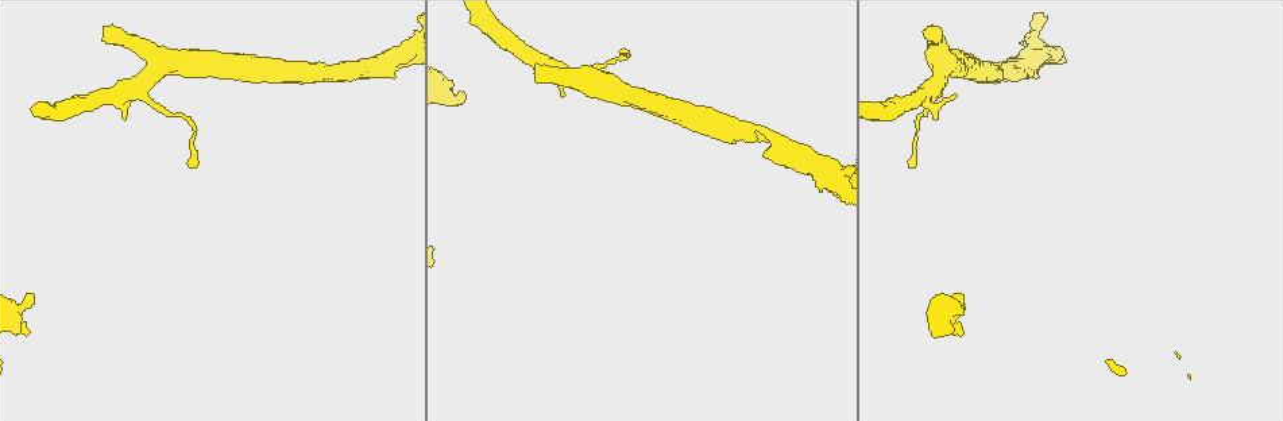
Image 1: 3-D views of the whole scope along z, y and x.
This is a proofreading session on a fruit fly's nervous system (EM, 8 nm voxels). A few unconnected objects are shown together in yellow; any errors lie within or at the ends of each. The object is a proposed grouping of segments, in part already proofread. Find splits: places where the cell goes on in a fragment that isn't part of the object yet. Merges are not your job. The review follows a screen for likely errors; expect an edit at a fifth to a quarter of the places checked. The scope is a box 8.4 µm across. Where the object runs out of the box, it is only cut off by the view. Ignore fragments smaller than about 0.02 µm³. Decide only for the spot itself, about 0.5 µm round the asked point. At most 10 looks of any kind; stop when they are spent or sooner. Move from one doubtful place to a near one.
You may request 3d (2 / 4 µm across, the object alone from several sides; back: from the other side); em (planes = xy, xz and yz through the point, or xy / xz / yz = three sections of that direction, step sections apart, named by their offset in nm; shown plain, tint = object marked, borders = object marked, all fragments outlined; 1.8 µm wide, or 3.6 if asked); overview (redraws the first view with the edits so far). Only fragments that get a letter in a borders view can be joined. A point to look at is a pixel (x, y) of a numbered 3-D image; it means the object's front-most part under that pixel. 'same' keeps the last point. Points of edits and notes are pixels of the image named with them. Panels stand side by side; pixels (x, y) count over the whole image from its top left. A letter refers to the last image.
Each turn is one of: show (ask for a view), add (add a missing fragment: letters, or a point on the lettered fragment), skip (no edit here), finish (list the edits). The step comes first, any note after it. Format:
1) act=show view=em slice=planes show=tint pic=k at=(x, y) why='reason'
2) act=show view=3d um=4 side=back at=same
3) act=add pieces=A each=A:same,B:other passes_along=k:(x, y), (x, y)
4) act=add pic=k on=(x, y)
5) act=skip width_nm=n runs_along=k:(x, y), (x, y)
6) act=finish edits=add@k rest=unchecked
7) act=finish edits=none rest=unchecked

act=show view=em slice=planes show=borders pic=1 at=(32, 293) why='free end'

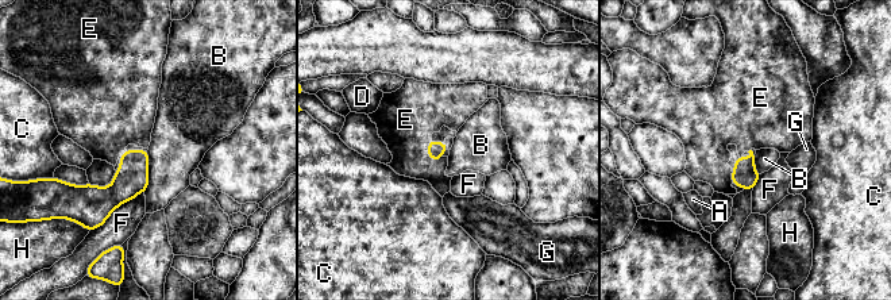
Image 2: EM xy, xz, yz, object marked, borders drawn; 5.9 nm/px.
act=add pieces=E each=A:other,B:other,C:other,D:other,E:same,F:other,G:other,H:other passes_along=2:(435, 149), (428, 153), (405, 119) found='it goes on there'

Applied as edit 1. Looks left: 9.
act=show view=overview why='see it whole again'

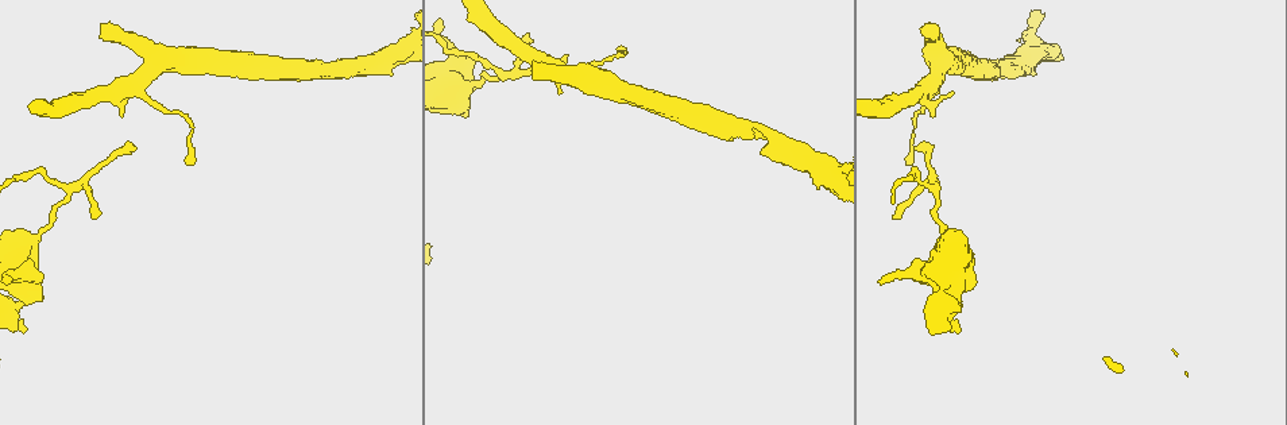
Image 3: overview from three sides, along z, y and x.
act=show view=em slice=xz step=4 show=borders pic=3 at=(103, 29)

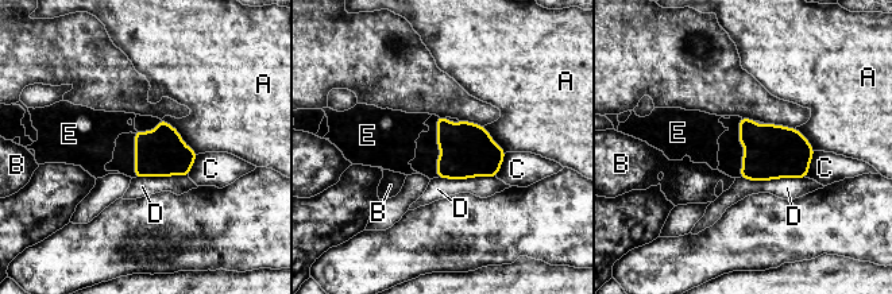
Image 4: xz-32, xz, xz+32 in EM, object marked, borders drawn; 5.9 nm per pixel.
act=show view=em slice=planes show=borders at=same why='another direction'

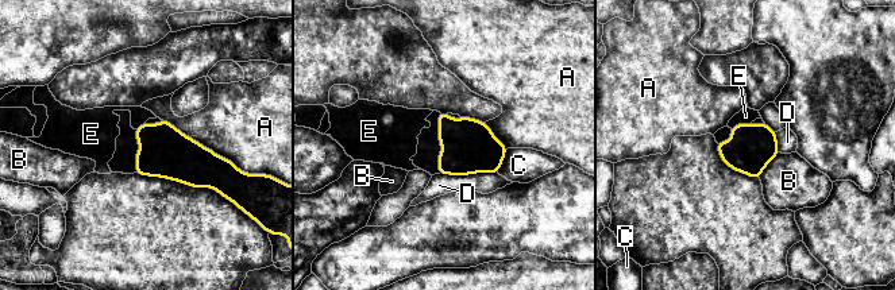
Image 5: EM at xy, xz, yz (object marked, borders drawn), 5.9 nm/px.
act=add pieces=E width_nm=280 each=A:other,B:other,C:other,D:other,E:same found='the cell continues'

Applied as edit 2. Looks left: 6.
act=show view=overview

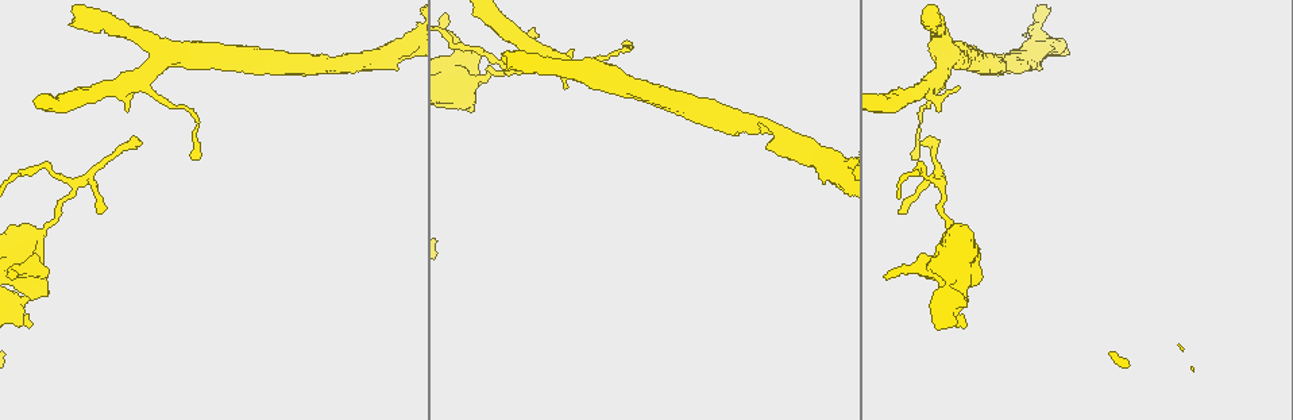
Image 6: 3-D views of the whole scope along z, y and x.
act=show view=3d um=2 pic=6 at=(1033, 46) why='thick turns thin'

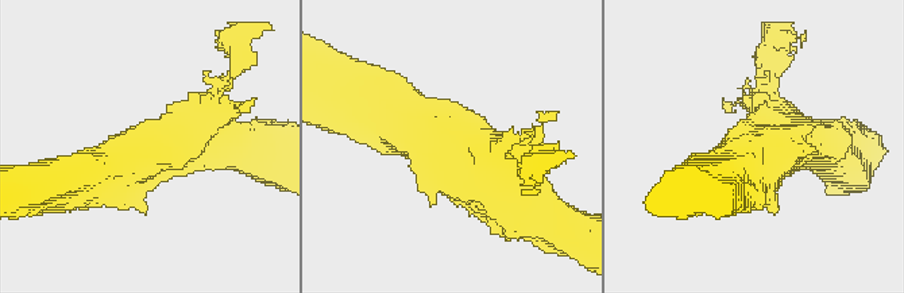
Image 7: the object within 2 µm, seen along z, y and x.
act=show view=em slice=planes show=plain pic=7 at=(758, 150) arms=3 arm_widths_nm=180,280,340

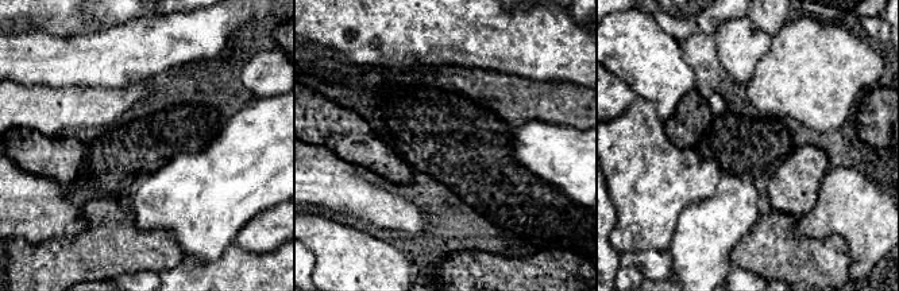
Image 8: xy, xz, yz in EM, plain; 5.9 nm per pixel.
act=show view=em slice=planes show=borders at=same why='what lies round it'

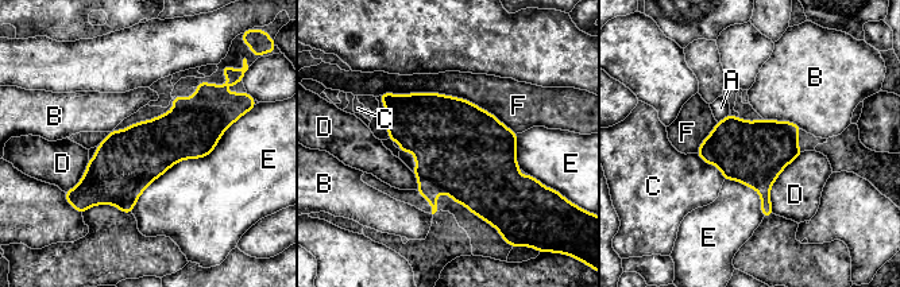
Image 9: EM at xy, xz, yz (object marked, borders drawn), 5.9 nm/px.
act=skip width_nm=380 each=A:other,B:other,C:other,D:other,E:other,F:other border=9:(236, 120), (131, 212) found='none of them fits'

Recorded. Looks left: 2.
act=finish edits=add@2,add@5 rest=unchecked

